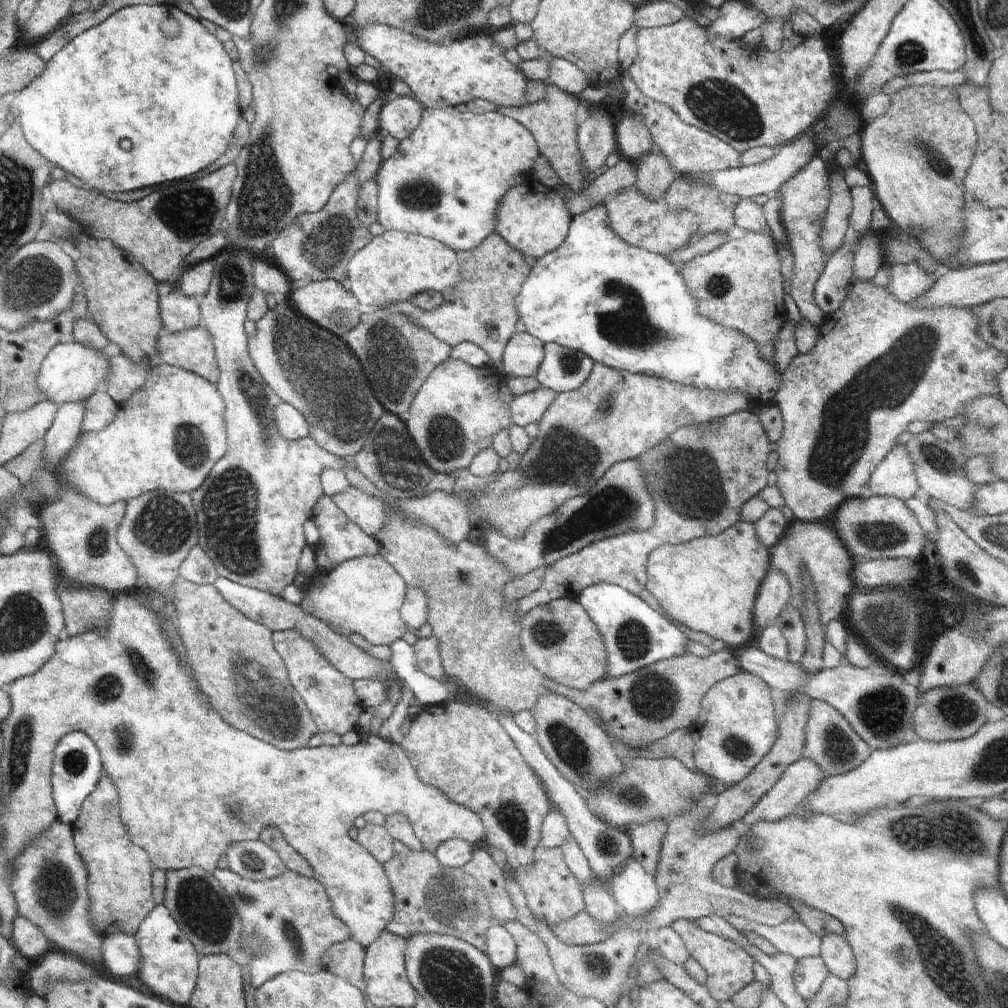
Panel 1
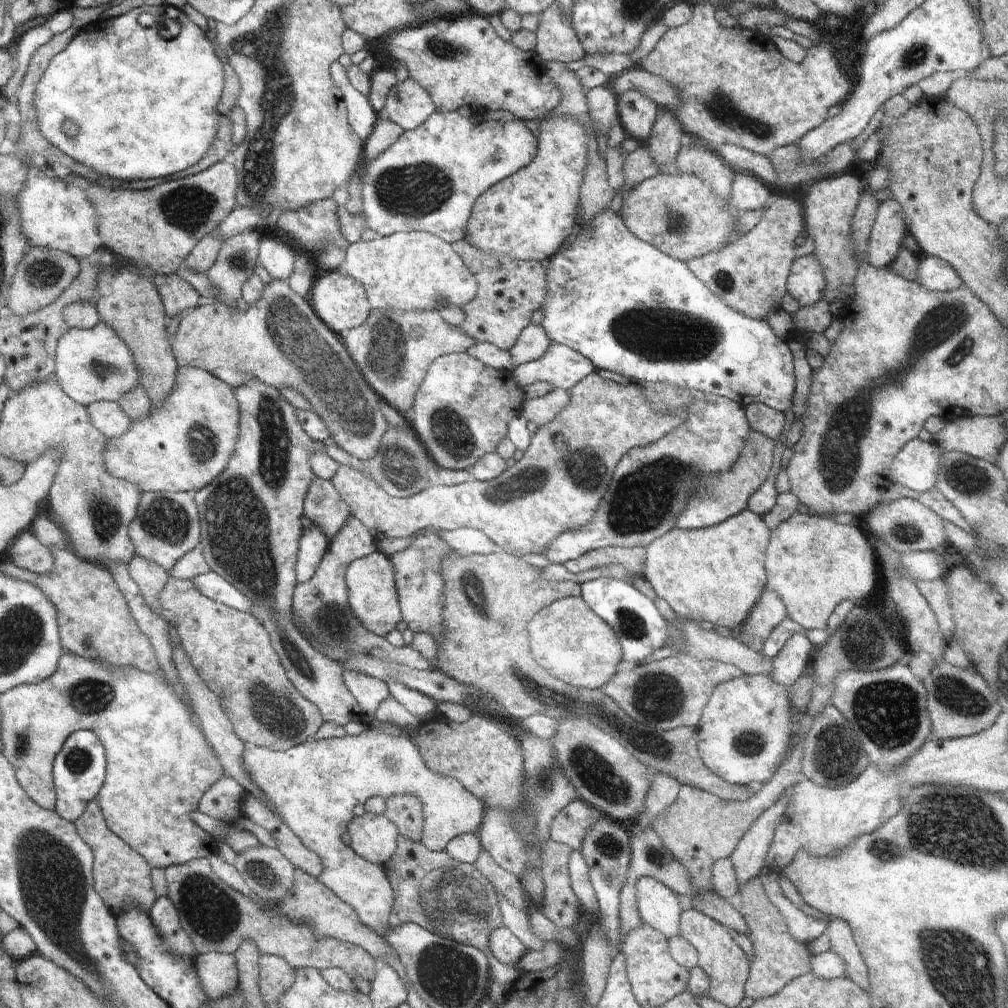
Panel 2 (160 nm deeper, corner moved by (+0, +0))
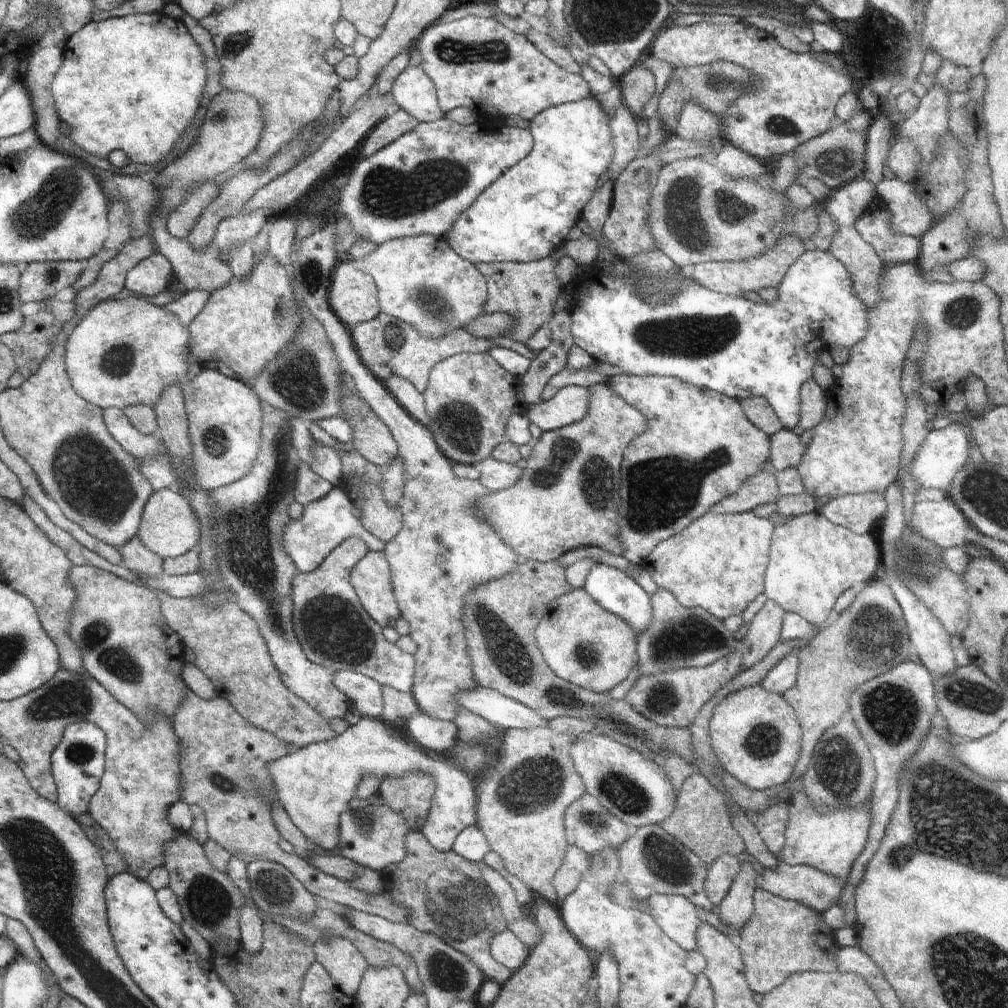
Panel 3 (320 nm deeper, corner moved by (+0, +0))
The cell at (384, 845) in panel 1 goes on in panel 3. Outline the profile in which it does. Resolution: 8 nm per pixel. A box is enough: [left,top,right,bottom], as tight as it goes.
[339,793,412,873]

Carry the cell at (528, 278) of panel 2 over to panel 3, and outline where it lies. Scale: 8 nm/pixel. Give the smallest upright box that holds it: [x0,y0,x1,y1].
[476,256,564,343]

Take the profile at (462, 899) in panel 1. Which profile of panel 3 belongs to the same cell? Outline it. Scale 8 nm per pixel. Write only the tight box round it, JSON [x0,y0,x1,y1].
[382,830,514,985]

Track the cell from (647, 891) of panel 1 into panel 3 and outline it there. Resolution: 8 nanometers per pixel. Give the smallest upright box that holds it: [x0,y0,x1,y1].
[646,895,702,951]

